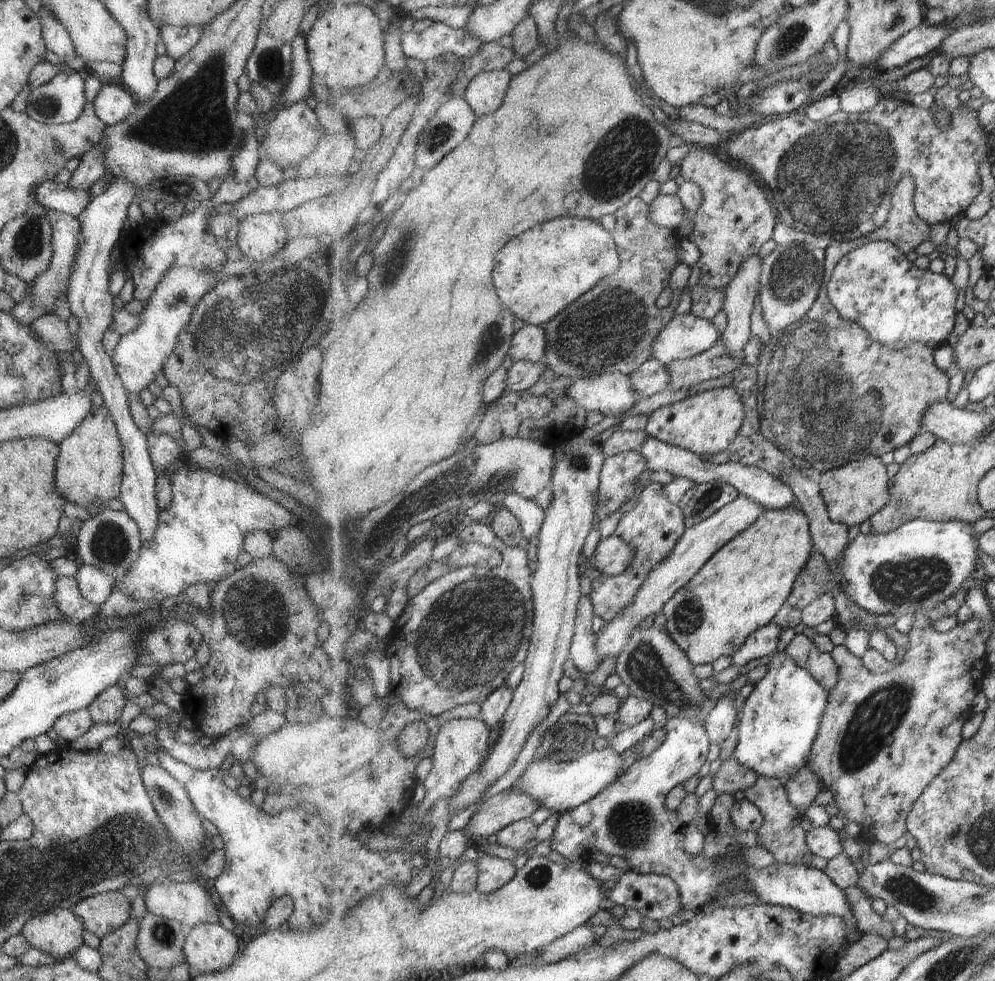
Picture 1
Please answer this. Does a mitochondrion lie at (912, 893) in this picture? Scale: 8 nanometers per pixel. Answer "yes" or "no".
yes

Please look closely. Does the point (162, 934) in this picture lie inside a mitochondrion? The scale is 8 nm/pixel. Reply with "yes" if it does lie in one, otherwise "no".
yes

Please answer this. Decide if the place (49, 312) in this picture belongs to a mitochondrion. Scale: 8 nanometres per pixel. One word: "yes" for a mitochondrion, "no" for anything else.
no

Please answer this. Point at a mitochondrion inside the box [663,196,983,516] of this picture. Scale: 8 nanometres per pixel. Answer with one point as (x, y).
(802, 411)

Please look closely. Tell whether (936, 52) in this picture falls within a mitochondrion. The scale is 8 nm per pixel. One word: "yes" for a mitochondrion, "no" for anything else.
no

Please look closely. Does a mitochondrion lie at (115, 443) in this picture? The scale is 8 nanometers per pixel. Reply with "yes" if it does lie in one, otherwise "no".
no

